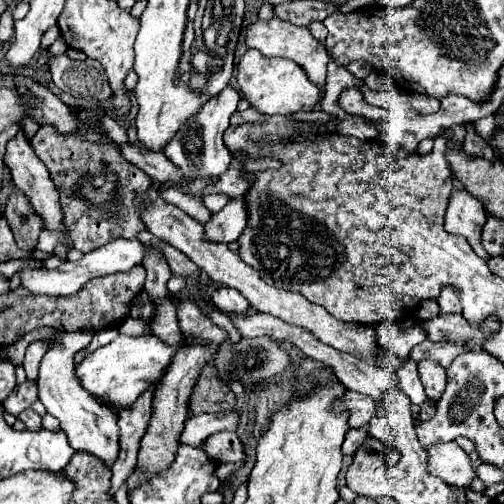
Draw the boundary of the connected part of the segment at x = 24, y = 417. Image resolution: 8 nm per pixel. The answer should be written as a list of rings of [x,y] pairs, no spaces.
[[[28,409],[28,411],[22,411],[20,415],[18,415],[18,419],[28,427],[28,429],[32,429],[32,431],[36,431],[36,429],[40,429],[42,427],[42,421],[40,421],[40,415],[36,415],[32,409]]]

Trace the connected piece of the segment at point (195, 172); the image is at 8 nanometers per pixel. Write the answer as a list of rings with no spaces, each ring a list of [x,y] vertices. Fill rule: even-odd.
[[[224,87],[220,95],[212,97],[204,107],[184,123],[180,133],[176,133],[170,141],[168,147],[164,147],[164,155],[174,161],[182,173],[190,179],[194,179],[194,185],[190,187],[192,193],[200,191],[206,183],[214,181],[220,173],[224,173],[232,161],[232,153],[228,153],[228,147],[224,143],[224,131],[230,127],[230,117],[236,111],[240,101],[240,93],[234,87]]]

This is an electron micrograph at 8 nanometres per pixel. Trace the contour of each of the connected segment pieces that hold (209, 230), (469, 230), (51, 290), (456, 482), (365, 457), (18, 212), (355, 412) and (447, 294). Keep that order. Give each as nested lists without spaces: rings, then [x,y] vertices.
[[[244,197],[230,199],[212,219],[206,223],[206,239],[216,243],[236,241],[244,233],[244,225],[248,225],[248,203]]]
[[[464,187],[452,191],[452,199],[448,203],[444,223],[446,223],[448,233],[466,237],[468,243],[472,245],[472,249],[476,251],[476,255],[484,257],[488,261],[490,255],[480,245],[480,231],[486,223],[484,205],[480,203],[480,199],[476,199],[474,195],[468,195],[468,191],[464,191]]]
[[[116,239],[106,243],[104,247],[98,247],[96,251],[84,255],[80,261],[76,263],[64,263],[62,267],[50,271],[50,269],[22,269],[22,285],[38,295],[74,295],[76,291],[82,289],[84,283],[88,283],[88,279],[96,279],[102,275],[110,275],[116,271],[130,271],[132,267],[140,265],[144,261],[146,255],[146,247],[138,241],[138,239]]]
[[[454,441],[434,445],[426,451],[430,455],[430,463],[428,463],[430,475],[440,477],[448,485],[458,489],[468,489],[470,483],[478,477],[468,453],[464,453]]]
[[[368,435],[368,439],[354,453],[354,461],[346,471],[346,483],[358,495],[382,497],[390,493],[388,467],[384,463],[388,447],[384,441]]]
[[[12,193],[8,205],[4,209],[4,217],[8,213],[8,225],[14,233],[14,239],[22,250],[36,249],[38,237],[44,231],[44,223],[40,223],[40,215],[28,207],[28,199],[24,193]]]
[[[346,391],[344,399],[340,403],[336,403],[336,409],[342,411],[350,411],[350,427],[366,427],[372,419],[372,415],[376,415],[376,401],[368,395],[356,393],[356,391]]]
[[[442,287],[442,293],[438,297],[440,313],[460,313],[460,297],[454,287]]]

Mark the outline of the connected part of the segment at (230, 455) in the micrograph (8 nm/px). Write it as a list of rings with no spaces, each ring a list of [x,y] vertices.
[[[220,431],[216,435],[208,437],[206,453],[216,463],[228,463],[228,461],[244,461],[244,445],[232,431]]]

